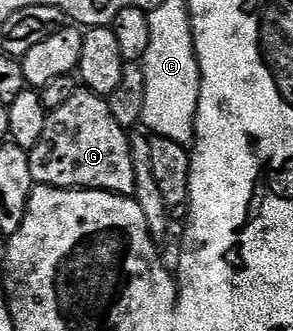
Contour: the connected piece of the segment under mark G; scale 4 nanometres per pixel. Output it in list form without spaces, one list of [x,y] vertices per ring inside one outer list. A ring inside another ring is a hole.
[[[85,88],[79,89],[78,94],[60,108],[47,113],[44,136],[40,136],[36,148],[29,151],[29,156],[32,176],[39,186],[59,186],[65,190],[107,190],[113,194],[133,195],[136,176],[130,134],[116,122],[109,101],[103,95],[91,94]]]

